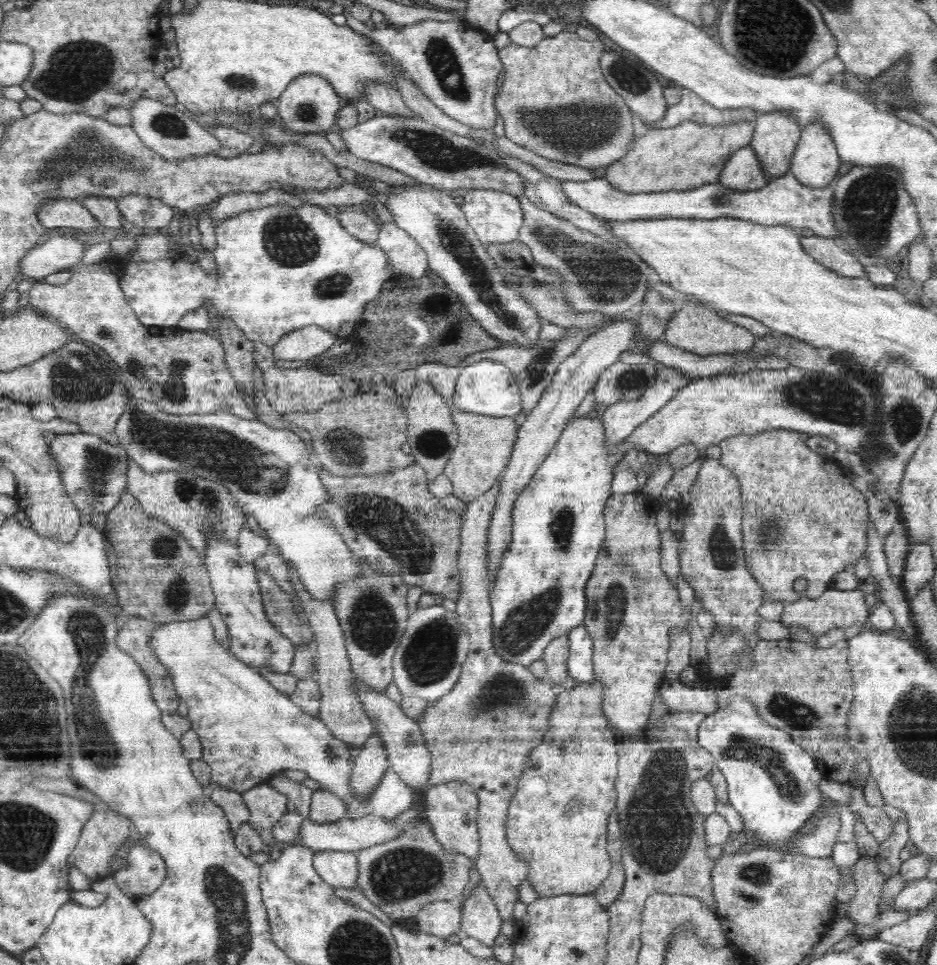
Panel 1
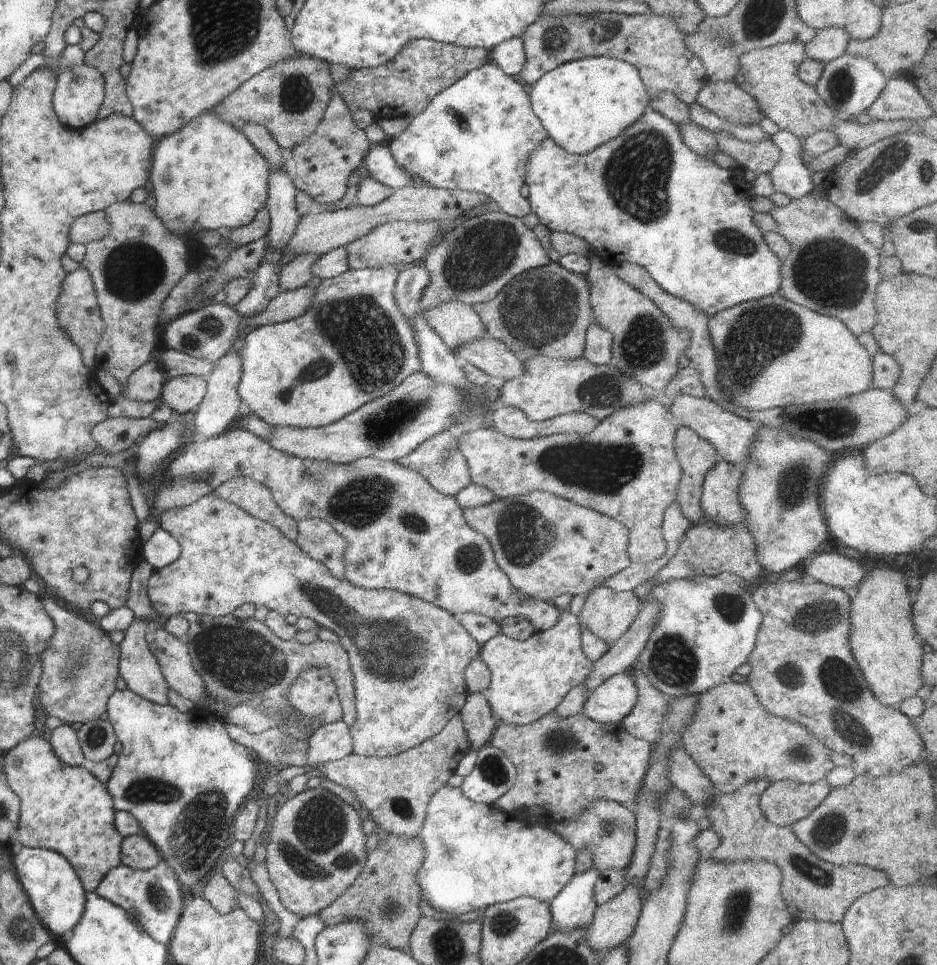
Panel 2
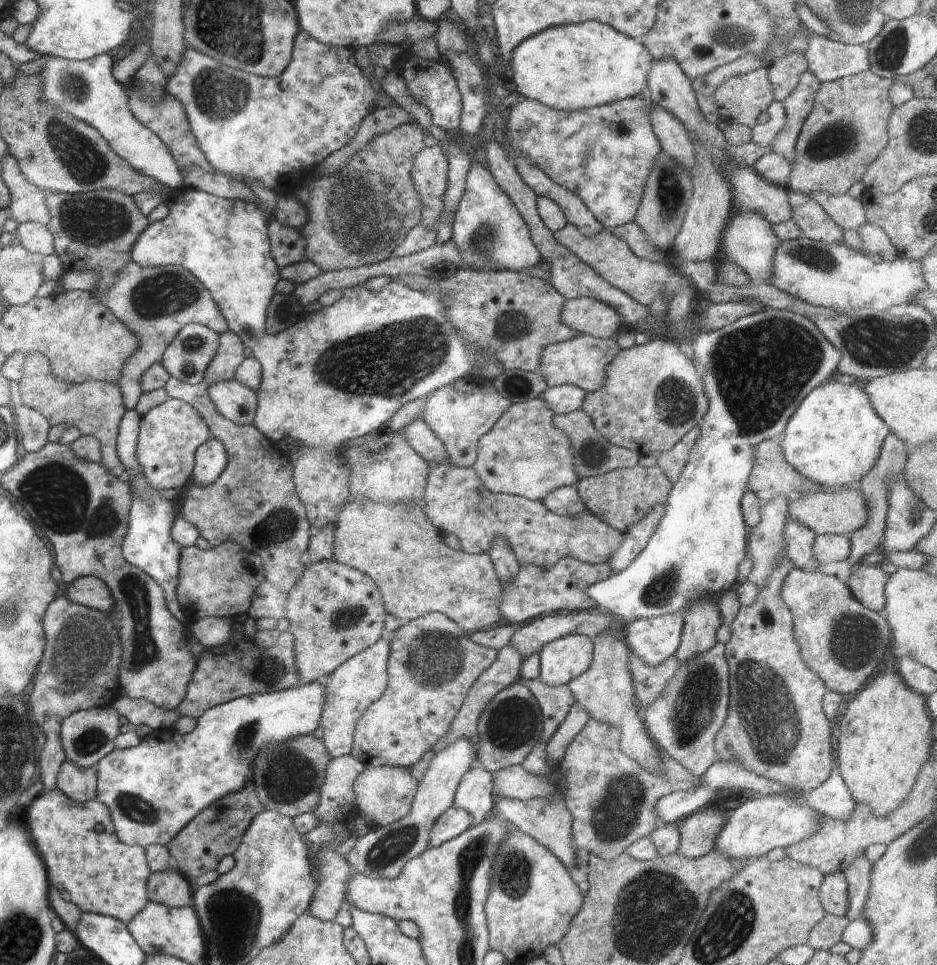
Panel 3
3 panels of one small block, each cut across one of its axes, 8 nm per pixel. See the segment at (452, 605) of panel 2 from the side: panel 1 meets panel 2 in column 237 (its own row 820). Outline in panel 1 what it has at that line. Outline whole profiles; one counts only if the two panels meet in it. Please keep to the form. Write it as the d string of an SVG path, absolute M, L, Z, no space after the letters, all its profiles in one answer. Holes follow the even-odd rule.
M452 780L444 784L430 786L426 792L426 811L423 816L431 825L434 837L448 851L464 854L476 860L480 852L479 831L477 828L478 795L465 782Z

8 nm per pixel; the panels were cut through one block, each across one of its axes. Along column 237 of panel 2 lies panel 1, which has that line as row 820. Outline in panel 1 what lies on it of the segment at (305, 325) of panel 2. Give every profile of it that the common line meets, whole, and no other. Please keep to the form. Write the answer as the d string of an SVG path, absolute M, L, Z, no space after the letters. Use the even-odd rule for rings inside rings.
M208 616L187 622L172 622L160 626L148 641L149 649L166 667L172 677L178 697L188 707L187 718L202 745L202 759L211 768L211 786L223 786L232 792L246 792L262 785L282 771L303 770L308 778L316 780L320 788L342 799L348 807L348 818L366 815L382 816L386 821L395 819L414 804L414 790L396 772L388 768L368 798L354 796L349 787L351 768L350 747L332 736L321 718L306 714L288 695L279 692L258 670L237 659L218 643Z

